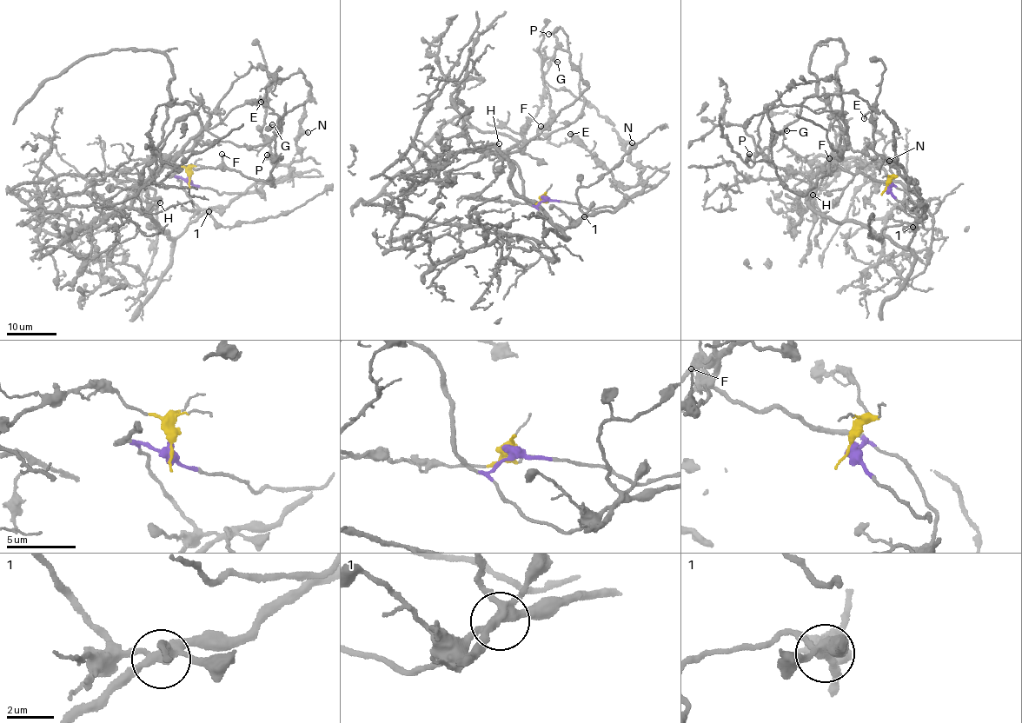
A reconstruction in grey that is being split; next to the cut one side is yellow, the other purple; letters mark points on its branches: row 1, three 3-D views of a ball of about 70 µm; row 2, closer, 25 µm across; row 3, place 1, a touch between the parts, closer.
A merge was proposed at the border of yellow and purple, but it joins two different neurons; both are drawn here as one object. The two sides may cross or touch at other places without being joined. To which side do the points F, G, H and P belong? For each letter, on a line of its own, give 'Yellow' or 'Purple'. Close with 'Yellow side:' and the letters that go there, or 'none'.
F: Purple
G: Purple
H: Yellow
P: Purple
Yellow side: H

